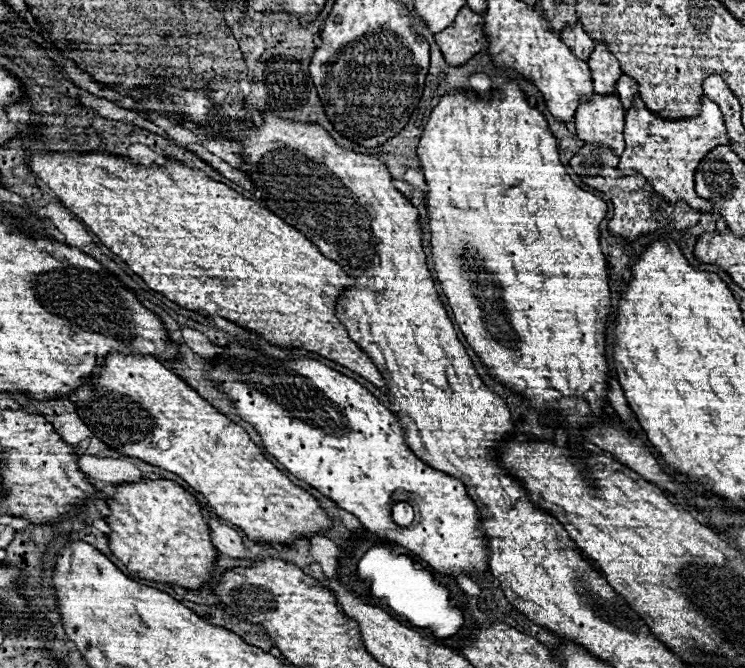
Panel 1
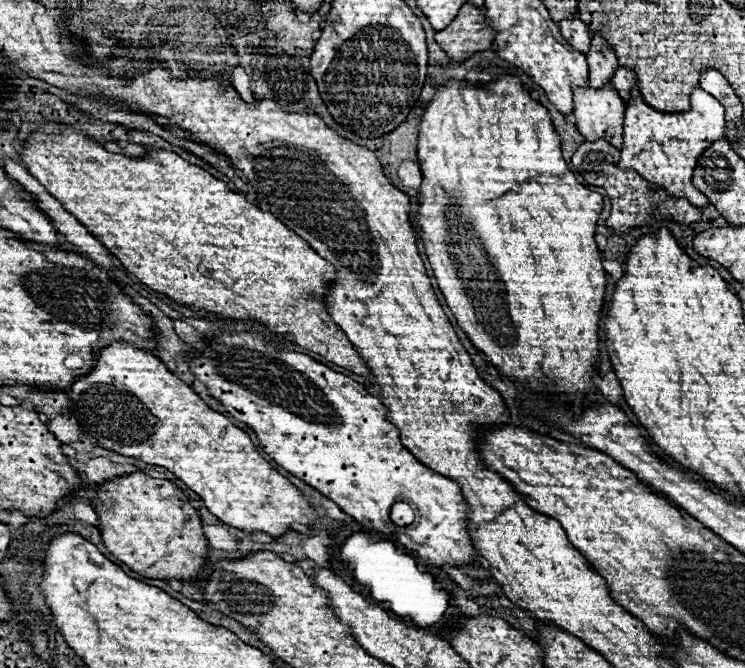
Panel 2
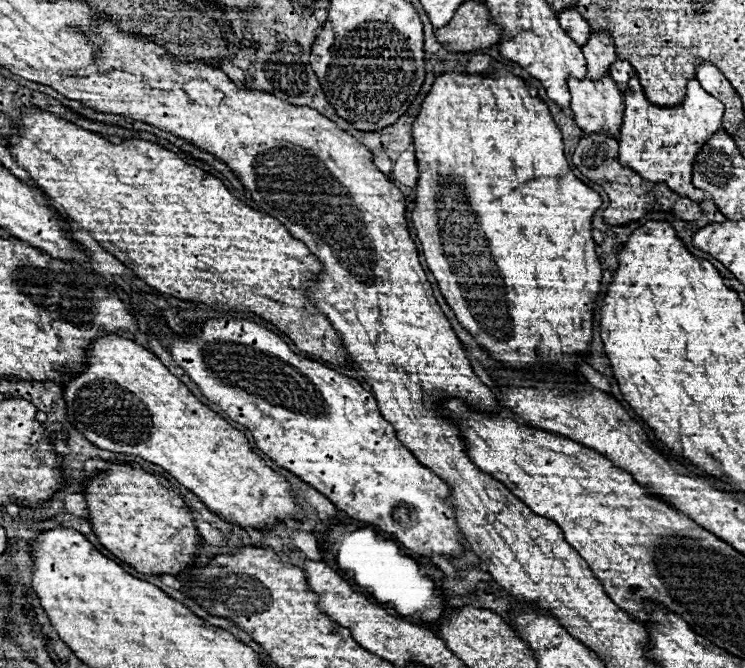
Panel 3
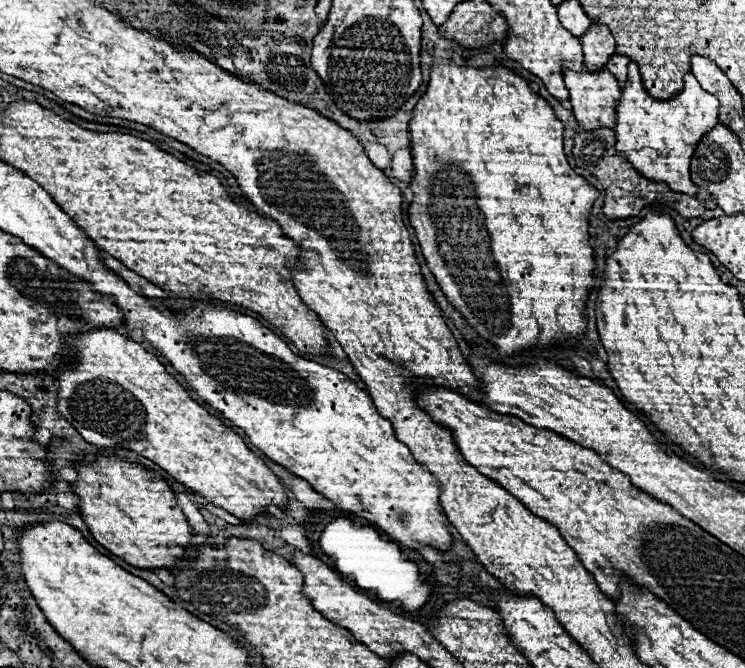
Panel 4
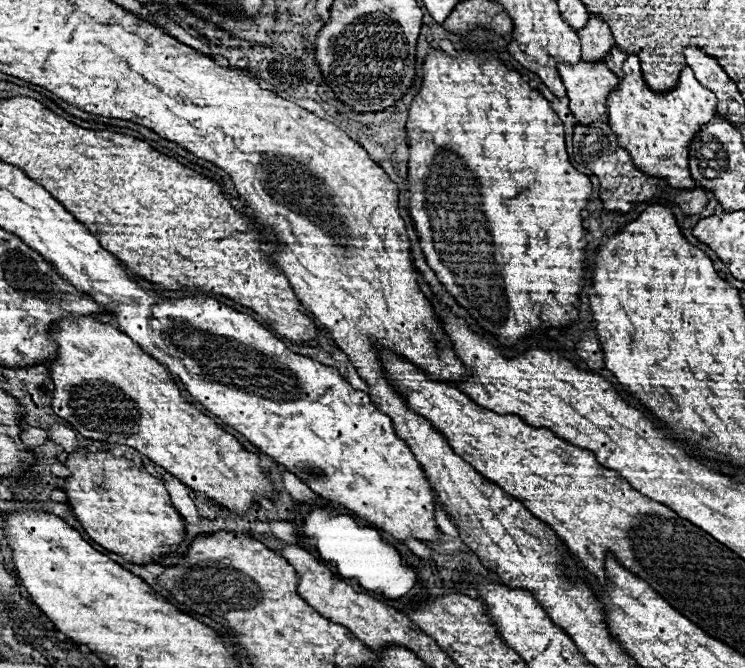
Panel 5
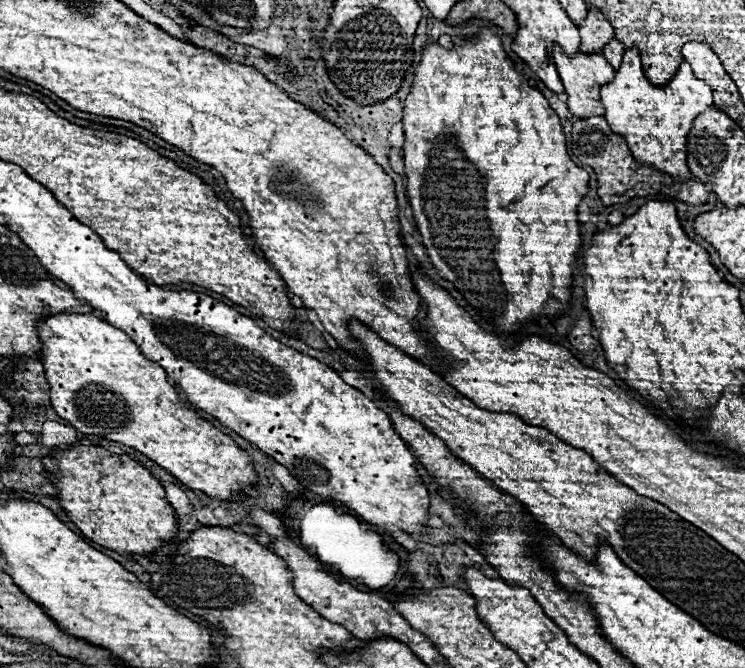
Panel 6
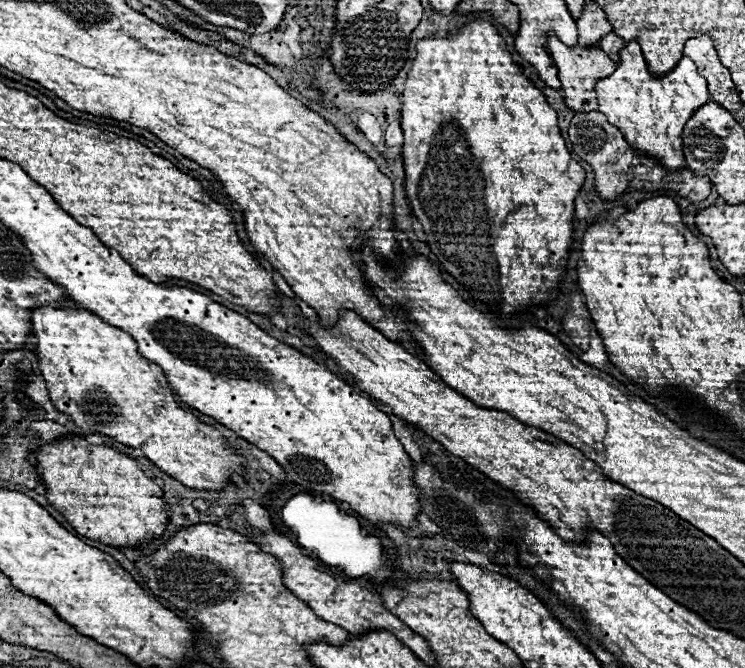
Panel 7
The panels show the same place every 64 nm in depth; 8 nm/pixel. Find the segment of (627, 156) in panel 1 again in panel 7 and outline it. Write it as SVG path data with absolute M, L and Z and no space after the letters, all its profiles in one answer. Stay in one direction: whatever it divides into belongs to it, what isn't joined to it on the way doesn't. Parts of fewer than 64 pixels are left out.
M632 40L620 50L620 60L614 74L596 82L596 94L598 110L608 116L608 122L618 126L630 146L638 148L646 156L660 160L668 170L686 166L680 134L692 112L710 100L706 80L690 58L682 56L674 70L664 76L654 76L644 62L638 42Z

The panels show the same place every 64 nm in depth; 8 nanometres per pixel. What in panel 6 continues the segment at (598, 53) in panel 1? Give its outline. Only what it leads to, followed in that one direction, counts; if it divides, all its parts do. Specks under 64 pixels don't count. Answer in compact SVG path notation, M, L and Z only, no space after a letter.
M588 6L588 16L582 20L578 28L580 28L580 52L602 52L604 44L608 44L614 38L610 22L594 6Z

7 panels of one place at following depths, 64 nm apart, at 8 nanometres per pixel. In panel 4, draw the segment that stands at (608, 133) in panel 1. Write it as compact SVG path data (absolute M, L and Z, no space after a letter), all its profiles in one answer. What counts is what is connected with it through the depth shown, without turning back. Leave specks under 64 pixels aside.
M606 68L598 72L564 70L564 82L570 92L572 112L582 128L614 128L614 106L620 98L620 86Z

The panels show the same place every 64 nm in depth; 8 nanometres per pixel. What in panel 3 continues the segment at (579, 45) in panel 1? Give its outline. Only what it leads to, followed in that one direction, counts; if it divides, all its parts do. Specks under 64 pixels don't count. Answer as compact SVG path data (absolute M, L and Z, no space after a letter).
M570 6L570 8L564 8L560 12L560 26L570 34L570 38L576 42L576 44L584 44L590 36L590 24L582 18L582 14L576 10L576 6Z

